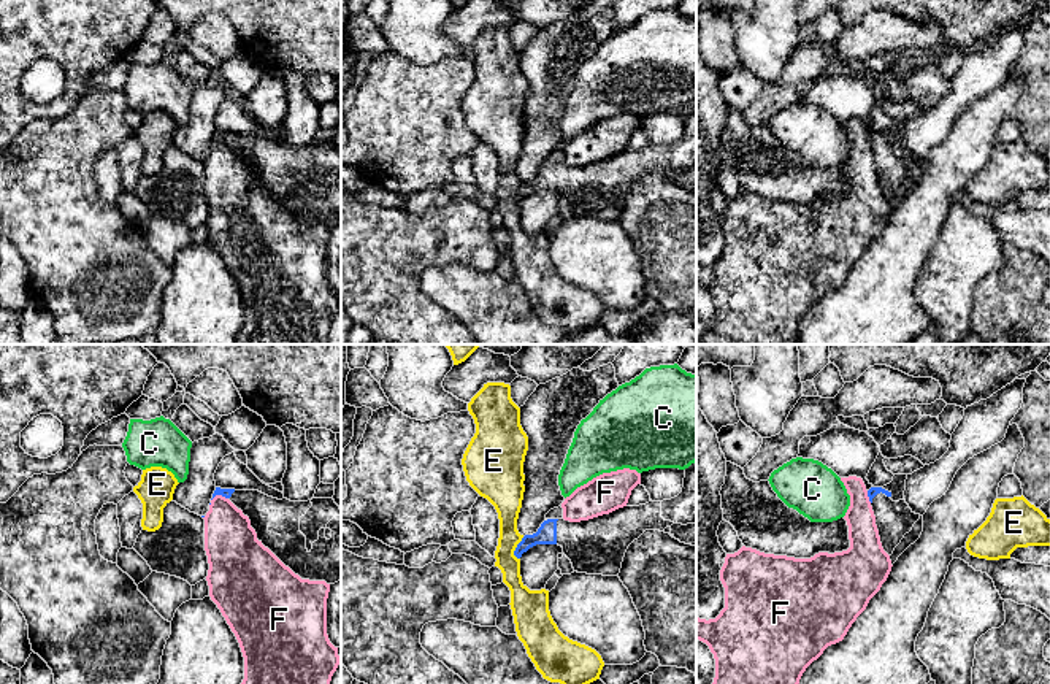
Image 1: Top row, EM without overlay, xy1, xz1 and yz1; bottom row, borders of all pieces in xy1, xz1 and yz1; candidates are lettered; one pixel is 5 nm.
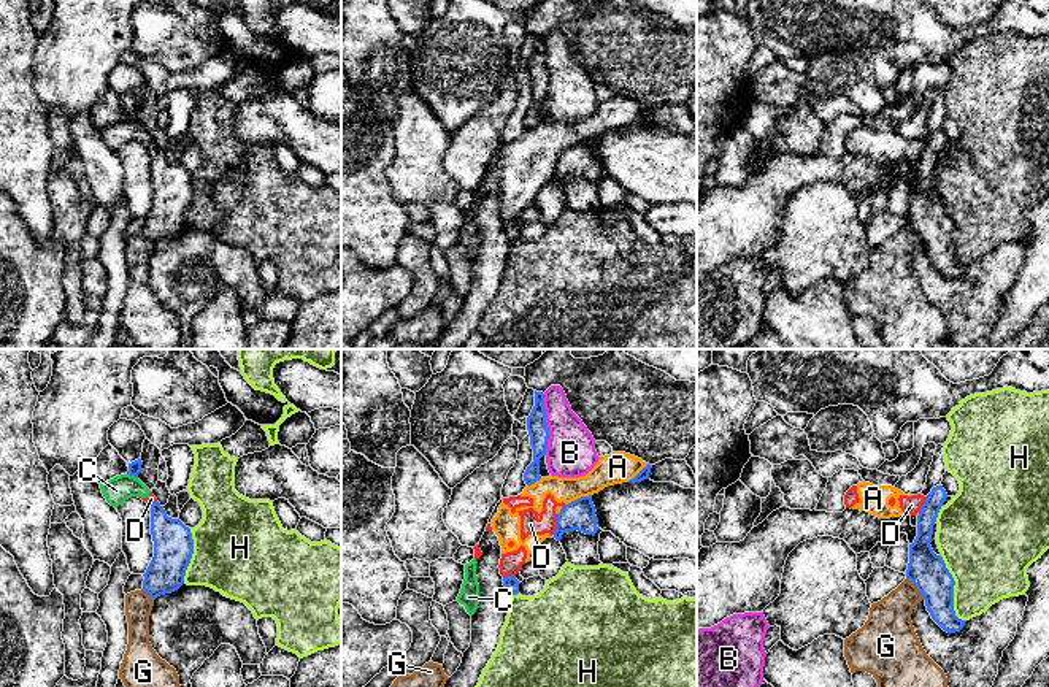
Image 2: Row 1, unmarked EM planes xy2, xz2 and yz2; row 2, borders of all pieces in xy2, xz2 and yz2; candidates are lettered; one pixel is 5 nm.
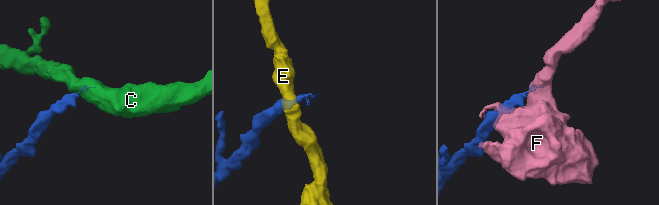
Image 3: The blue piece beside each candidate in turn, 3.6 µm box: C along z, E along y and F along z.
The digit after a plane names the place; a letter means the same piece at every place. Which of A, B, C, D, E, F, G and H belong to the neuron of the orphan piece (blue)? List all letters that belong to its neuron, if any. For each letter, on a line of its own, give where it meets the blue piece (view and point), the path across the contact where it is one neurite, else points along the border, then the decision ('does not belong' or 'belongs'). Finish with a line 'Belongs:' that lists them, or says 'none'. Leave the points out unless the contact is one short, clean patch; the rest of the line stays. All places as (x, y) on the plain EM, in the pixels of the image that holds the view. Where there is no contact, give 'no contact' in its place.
A: xz2 (578, 143) | does not belong
B: xz2 (546, 69) | does not belong
C: xy2 (132, 119) | along xy2 (127, 118), (137, 122) | does not belong
D: xz2 (556, 168) | does not belong
E: xz1 (516, 192) | along xz1 (524, 181), (514, 195), (517, 203) | does not belong
F: xy1 (219, 138) | along xy1 (227, 142), (216, 140), (211, 145) | does not belong
G: yz2 (916, 230) | does not belong
H: yz2 (952, 235) | does not belong
Belongs: none

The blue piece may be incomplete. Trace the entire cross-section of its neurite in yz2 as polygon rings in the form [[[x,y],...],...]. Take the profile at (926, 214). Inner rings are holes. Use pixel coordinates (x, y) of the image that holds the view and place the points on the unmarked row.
[[[936,130],[927,140],[917,160],[917,181],[909,189],[909,208],[906,222],[917,232],[925,244],[932,263],[947,278],[960,276],[966,265],[955,260],[954,230],[955,225],[941,200],[930,190],[933,170],[947,138],[943,130]]]

